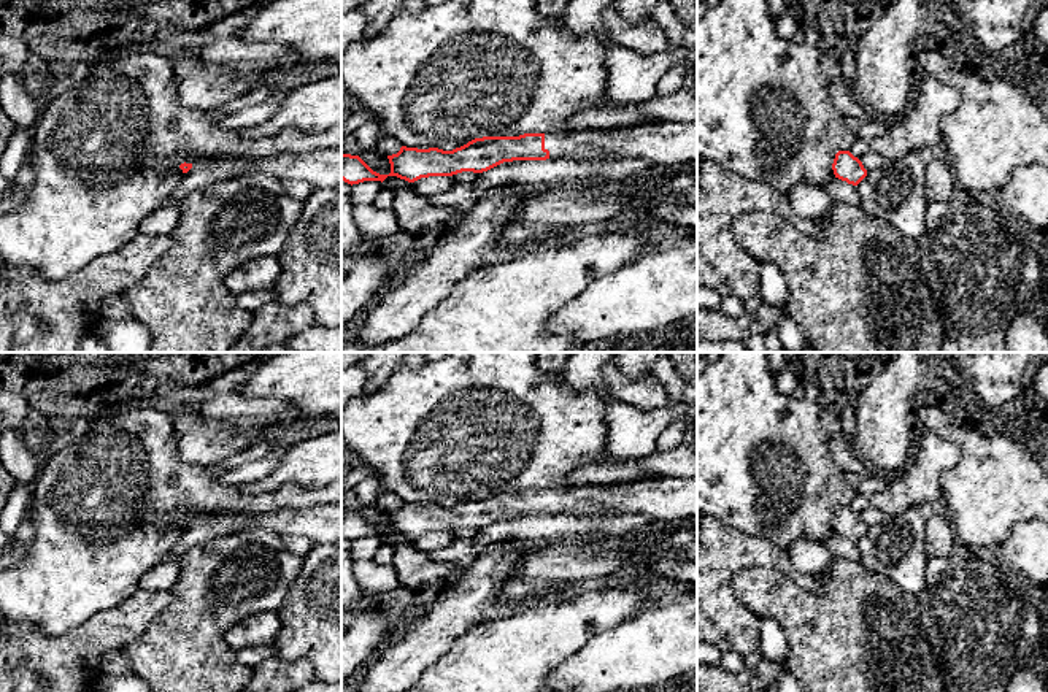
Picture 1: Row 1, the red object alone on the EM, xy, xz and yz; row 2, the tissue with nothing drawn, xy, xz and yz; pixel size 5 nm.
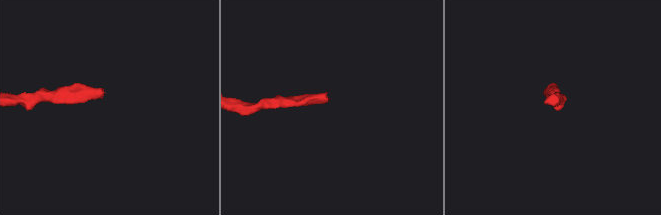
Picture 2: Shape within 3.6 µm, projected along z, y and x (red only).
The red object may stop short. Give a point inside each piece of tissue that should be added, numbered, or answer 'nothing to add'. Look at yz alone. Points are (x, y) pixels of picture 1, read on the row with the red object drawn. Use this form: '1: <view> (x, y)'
nothing to add

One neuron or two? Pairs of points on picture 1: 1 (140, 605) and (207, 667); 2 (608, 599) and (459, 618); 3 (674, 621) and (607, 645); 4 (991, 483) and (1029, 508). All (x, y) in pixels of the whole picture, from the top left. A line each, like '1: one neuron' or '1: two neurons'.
1: two neurons
2: one neuron
3: one neuron
4: one neuron

